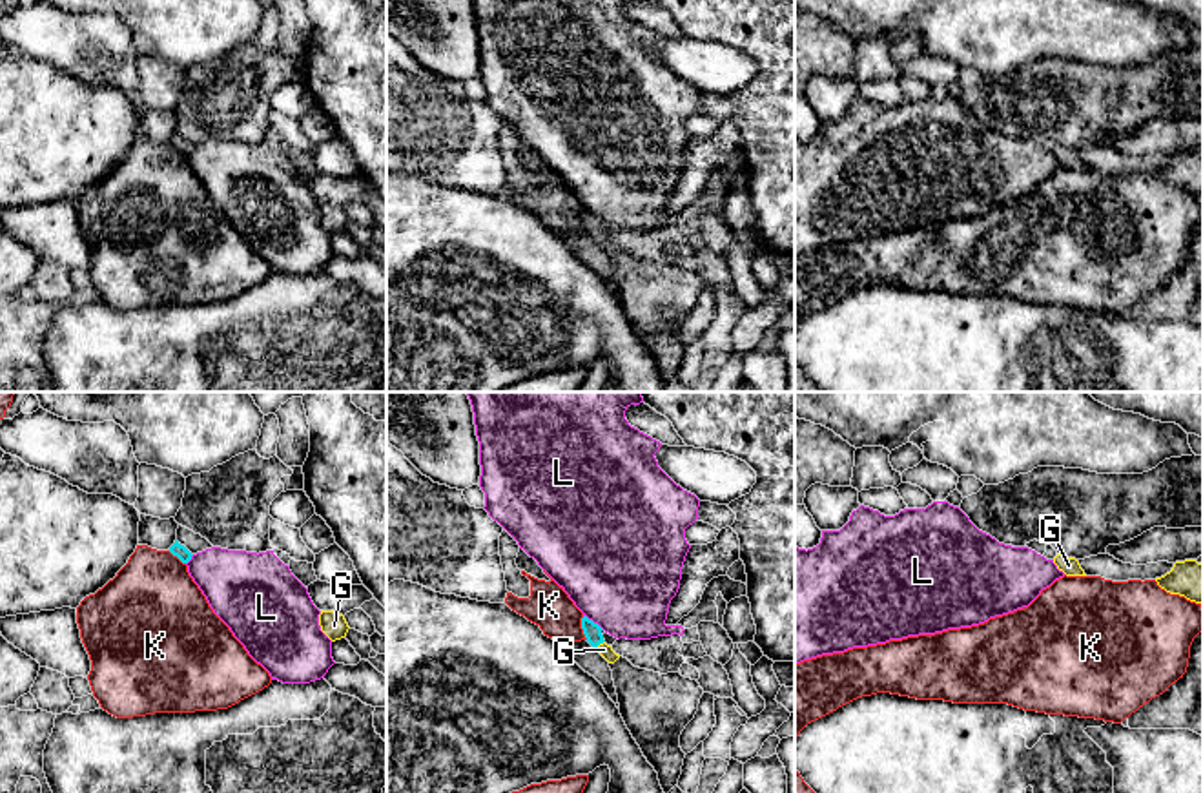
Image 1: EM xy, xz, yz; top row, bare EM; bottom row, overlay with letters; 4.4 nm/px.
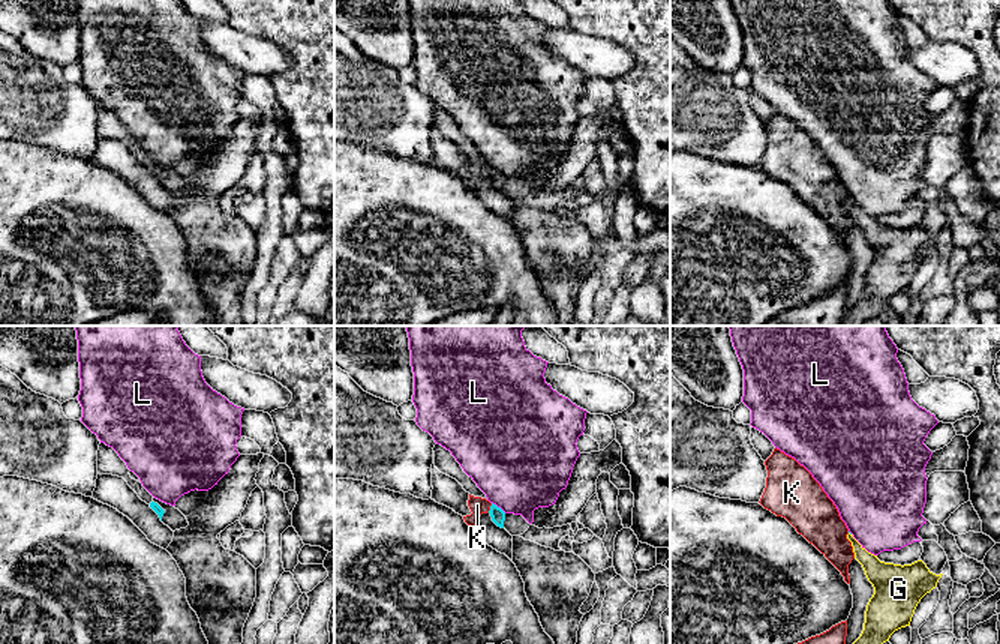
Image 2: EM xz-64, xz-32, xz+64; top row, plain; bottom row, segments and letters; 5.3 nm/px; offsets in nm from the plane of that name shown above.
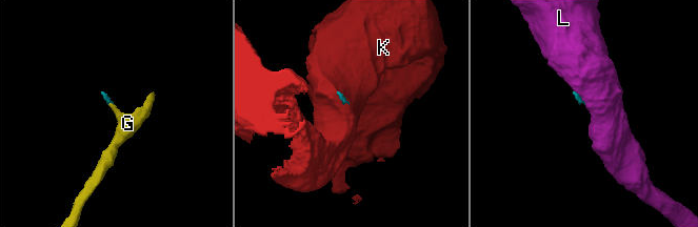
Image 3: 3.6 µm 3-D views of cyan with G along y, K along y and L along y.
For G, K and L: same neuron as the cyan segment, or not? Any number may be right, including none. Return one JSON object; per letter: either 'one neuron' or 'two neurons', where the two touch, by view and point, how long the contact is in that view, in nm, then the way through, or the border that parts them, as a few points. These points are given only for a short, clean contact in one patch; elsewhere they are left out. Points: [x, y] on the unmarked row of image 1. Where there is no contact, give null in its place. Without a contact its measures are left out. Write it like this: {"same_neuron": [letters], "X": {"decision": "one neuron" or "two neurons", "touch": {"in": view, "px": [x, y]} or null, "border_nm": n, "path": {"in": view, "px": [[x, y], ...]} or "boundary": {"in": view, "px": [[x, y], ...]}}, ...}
{"same_neuron": ["G"], "G": {"decision": "one neuron", "touch": {"in": "xz", "px": [600, 234]}, "border_nm": 50}, "K": {"decision": "two neurons", "touch": {"in": "xz", "px": [582, 219]}, "border_nm": 110, "boundary": {"in": "xz", "px": [[582, 208], [582, 225], [587, 230]]}}, "L": {"decision": "two neurons", "touch": {"in": "xz", "px": [593, 214]}, "border_nm": 120, "boundary": {"in": "xz", "px": [[584, 206], [604, 221]]}}}

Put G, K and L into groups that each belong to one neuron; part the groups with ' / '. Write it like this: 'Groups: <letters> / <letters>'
Groups: G / K / L

